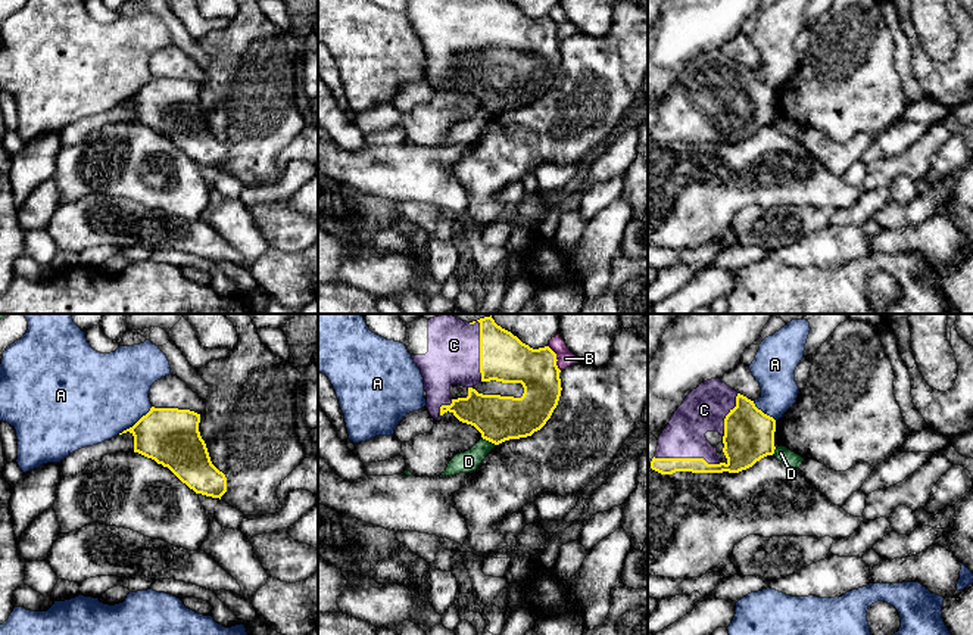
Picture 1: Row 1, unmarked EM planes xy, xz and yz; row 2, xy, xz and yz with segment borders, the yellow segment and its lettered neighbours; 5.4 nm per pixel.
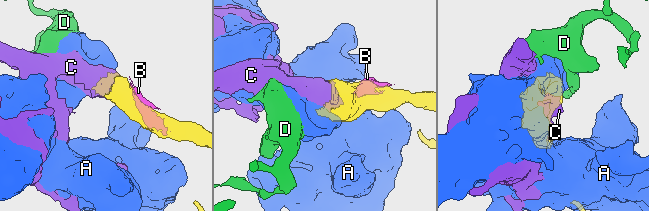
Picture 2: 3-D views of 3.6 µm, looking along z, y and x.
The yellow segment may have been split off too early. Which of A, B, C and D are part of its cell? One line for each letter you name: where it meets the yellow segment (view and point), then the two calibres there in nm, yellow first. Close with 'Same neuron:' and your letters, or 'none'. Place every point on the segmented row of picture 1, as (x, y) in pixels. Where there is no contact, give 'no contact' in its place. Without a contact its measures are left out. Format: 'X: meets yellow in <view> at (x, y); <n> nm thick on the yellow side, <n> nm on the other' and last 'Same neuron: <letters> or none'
C: meets yellow in xz at (480, 351); 260 nm thick on the yellow side, 280 nm on the other
Same neuron: C

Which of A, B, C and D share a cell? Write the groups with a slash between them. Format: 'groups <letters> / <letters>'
groups A / B / C / D

